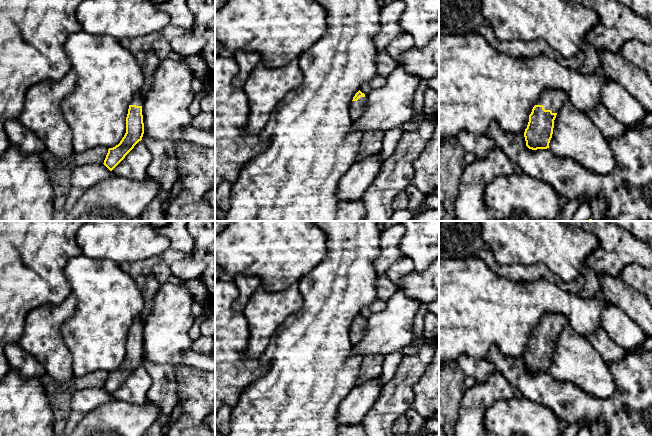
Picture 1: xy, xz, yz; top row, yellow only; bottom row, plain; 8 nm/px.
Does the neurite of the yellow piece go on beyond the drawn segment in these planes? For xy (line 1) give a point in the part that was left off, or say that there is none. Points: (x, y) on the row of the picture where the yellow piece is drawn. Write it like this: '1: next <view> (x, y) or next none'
1: next xy (137, 100)

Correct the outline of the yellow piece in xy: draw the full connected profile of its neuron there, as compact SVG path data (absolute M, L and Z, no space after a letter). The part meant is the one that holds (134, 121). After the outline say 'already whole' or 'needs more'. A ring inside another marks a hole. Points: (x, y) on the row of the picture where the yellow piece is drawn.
M140 92L137 93L131 101L126 117L126 133L120 143L113 148L108 149L108 153L104 160L104 165L112 171L134 148L134 146L142 140L144 134L144 123L142 115L142 106L144 100Z; needs more

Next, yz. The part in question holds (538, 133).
M545 90L529 115L529 122L524 132L526 146L529 149L547 149L552 138L554 120L567 93L563 90Z; needs more

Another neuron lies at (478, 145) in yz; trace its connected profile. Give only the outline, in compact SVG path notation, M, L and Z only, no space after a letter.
M461 131L457 136L457 141L465 152L473 153L475 157L479 159L485 158L488 152L497 146L497 144L486 135L479 136L467 131Z

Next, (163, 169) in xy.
M143 134L142 141L152 154L152 162L147 169L147 178L159 184L159 192L141 214L141 221L165 221L166 212L162 204L170 196L178 179L176 144L172 141L152 140Z

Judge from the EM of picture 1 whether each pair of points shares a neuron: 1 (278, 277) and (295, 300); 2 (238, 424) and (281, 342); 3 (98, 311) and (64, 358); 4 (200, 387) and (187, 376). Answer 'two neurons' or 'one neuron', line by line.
1: two neurons
2: one neuron
3: two neurons
4: one neuron

